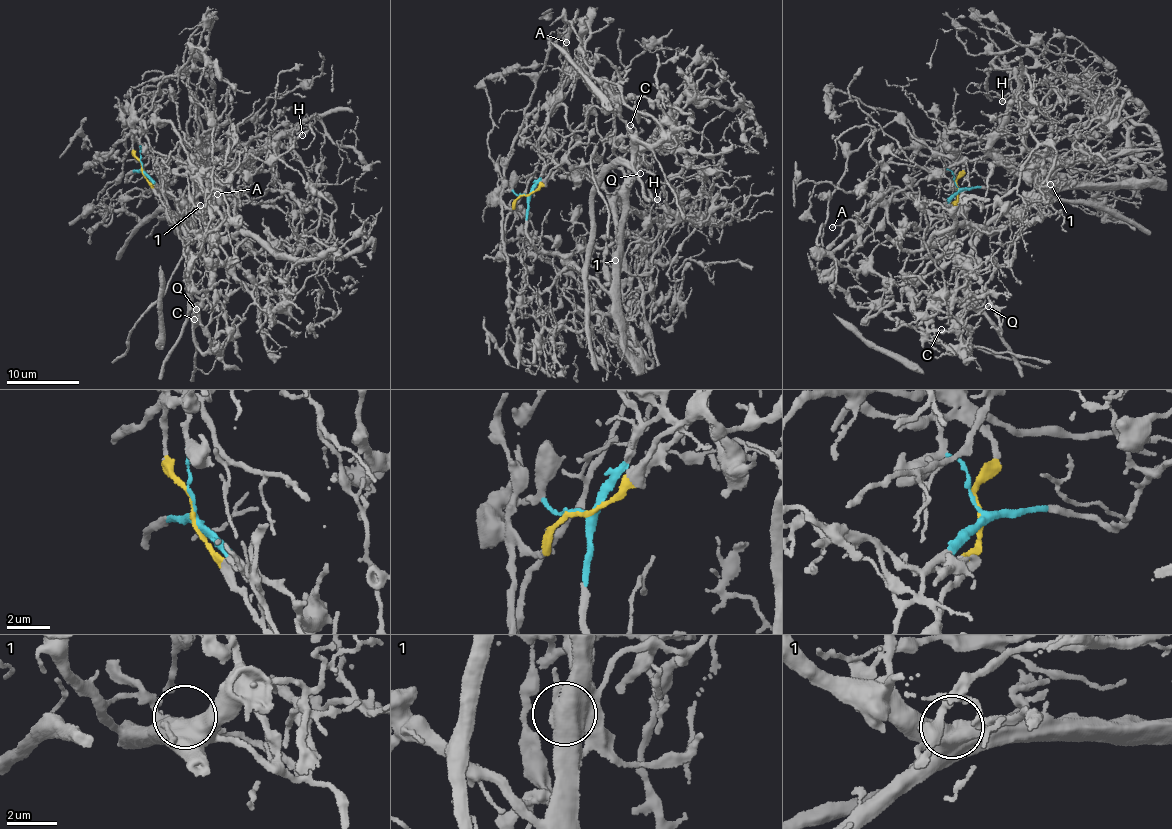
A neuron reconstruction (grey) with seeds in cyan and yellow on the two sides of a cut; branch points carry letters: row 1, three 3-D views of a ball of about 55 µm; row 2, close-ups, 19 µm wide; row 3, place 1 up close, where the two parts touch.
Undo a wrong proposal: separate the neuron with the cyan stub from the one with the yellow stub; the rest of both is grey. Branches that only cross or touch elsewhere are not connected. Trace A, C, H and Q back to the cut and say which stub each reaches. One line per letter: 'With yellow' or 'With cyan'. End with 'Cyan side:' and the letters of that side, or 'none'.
A: With yellow
C: With yellow
H: With cyan
Q: With yellow
Cyan side: H

